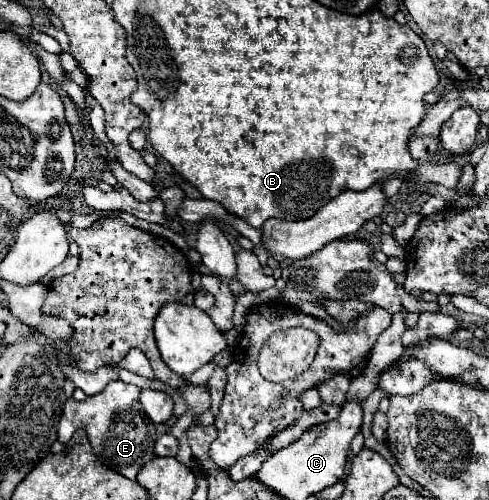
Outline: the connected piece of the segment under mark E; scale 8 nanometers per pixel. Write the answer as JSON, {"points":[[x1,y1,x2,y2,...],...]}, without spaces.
{"points":[[111,381,105,387,105,391,91,395,85,401,67,399,57,431,59,441,67,445,77,429,85,429,95,457,105,467,125,475,127,479,135,479,139,469,155,457,155,441,157,441,155,425,147,421,147,415,139,405,139,393,141,389,135,385,127,385,123,381]]}

